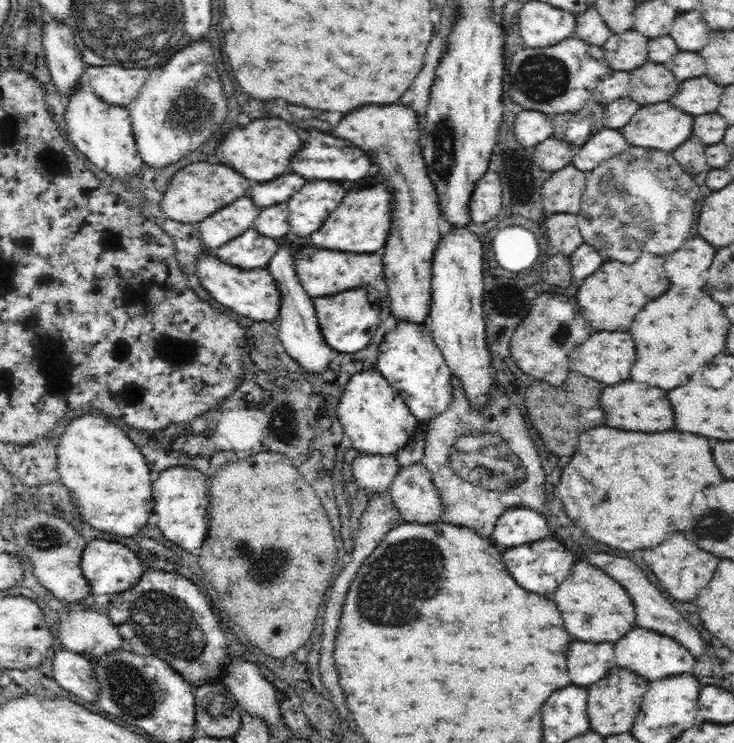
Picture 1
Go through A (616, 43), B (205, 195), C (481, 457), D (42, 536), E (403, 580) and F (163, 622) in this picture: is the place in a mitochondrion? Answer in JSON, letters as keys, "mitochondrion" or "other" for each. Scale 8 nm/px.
{"A":"other","B":"other","C":"mitochondrion","D":"mitochondrion","E":"mitochondrion","F":"mitochondrion"}

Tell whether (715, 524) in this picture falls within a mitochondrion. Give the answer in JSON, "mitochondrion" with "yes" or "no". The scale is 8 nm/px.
{"mitochondrion":"yes"}

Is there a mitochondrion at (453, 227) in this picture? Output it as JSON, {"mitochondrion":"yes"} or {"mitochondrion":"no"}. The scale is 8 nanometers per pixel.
{"mitochondrion":"no"}

